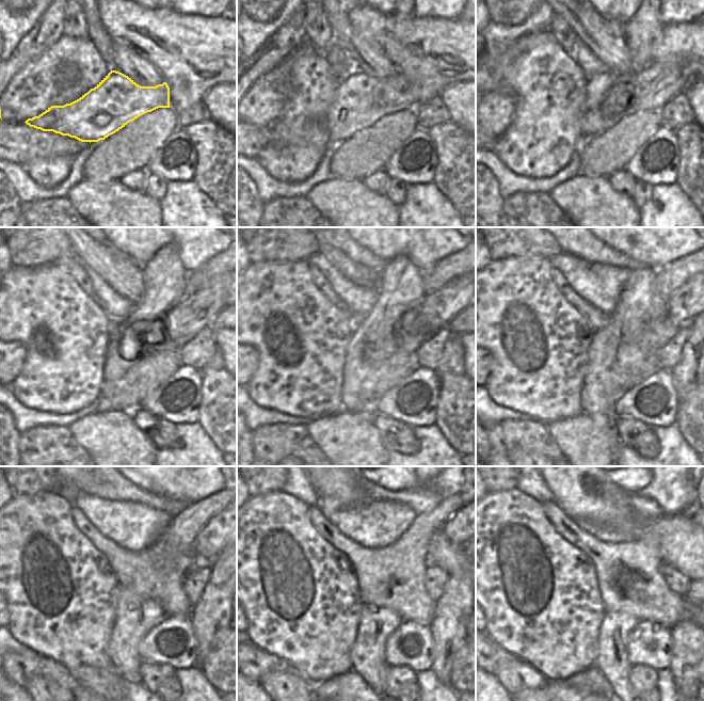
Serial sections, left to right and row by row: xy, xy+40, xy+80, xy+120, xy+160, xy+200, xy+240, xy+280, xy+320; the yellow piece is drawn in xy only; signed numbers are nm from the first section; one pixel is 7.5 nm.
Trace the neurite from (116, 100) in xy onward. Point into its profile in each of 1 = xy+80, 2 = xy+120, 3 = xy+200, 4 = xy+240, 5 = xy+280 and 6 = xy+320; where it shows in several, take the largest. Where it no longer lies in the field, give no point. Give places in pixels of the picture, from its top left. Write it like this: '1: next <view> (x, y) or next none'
1: next xy+80 (609, 98)
2: next xy+120 (158, 331)
3: next xy+200 (638, 334)
4: next xy+240 (214, 536)
5: next xy+280 (453, 528)
6: next xy+320 (692, 512)

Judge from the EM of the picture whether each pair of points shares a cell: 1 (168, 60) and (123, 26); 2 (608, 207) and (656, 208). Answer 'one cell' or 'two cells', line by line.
1: one cell
2: two cells

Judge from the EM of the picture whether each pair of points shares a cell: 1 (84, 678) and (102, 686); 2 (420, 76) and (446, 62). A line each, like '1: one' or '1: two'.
1: one
2: one

